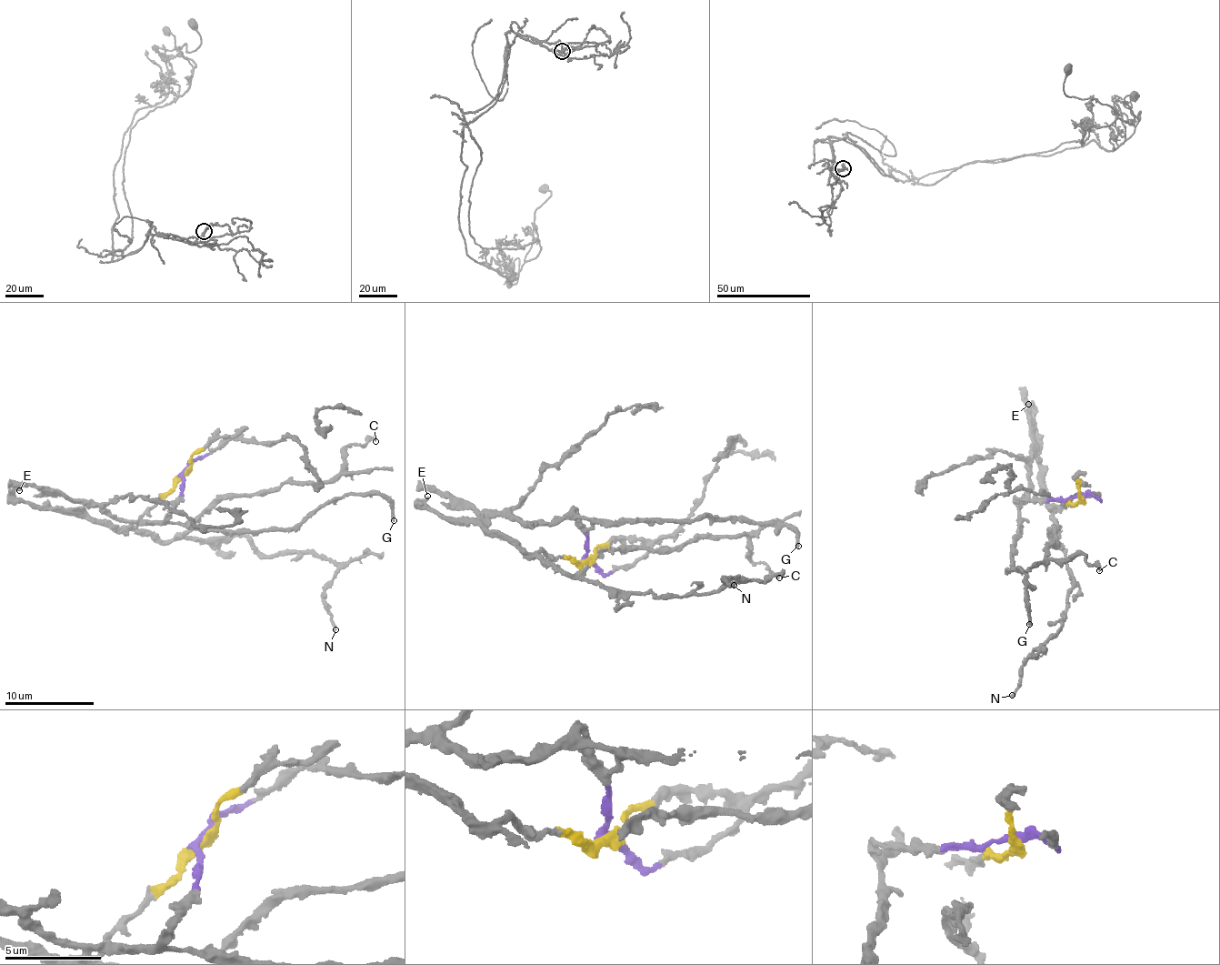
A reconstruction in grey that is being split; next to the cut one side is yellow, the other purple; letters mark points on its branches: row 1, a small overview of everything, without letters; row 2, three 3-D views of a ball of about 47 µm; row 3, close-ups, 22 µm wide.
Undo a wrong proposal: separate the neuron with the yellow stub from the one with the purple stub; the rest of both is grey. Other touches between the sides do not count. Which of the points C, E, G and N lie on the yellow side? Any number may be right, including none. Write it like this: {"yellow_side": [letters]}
{"yellow_side": ["C", "E", "N"]}

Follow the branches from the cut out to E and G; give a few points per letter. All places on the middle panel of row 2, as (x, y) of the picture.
E: (588, 559), (581, 564), (543, 552), (523, 552), (485, 534), (479, 526), (440, 518), (421, 506), (428, 496)
G: (588, 559), (585, 527), (574, 510), (580, 517), (613, 521), (707, 516), (784, 523), (797, 536), (798, 547)

